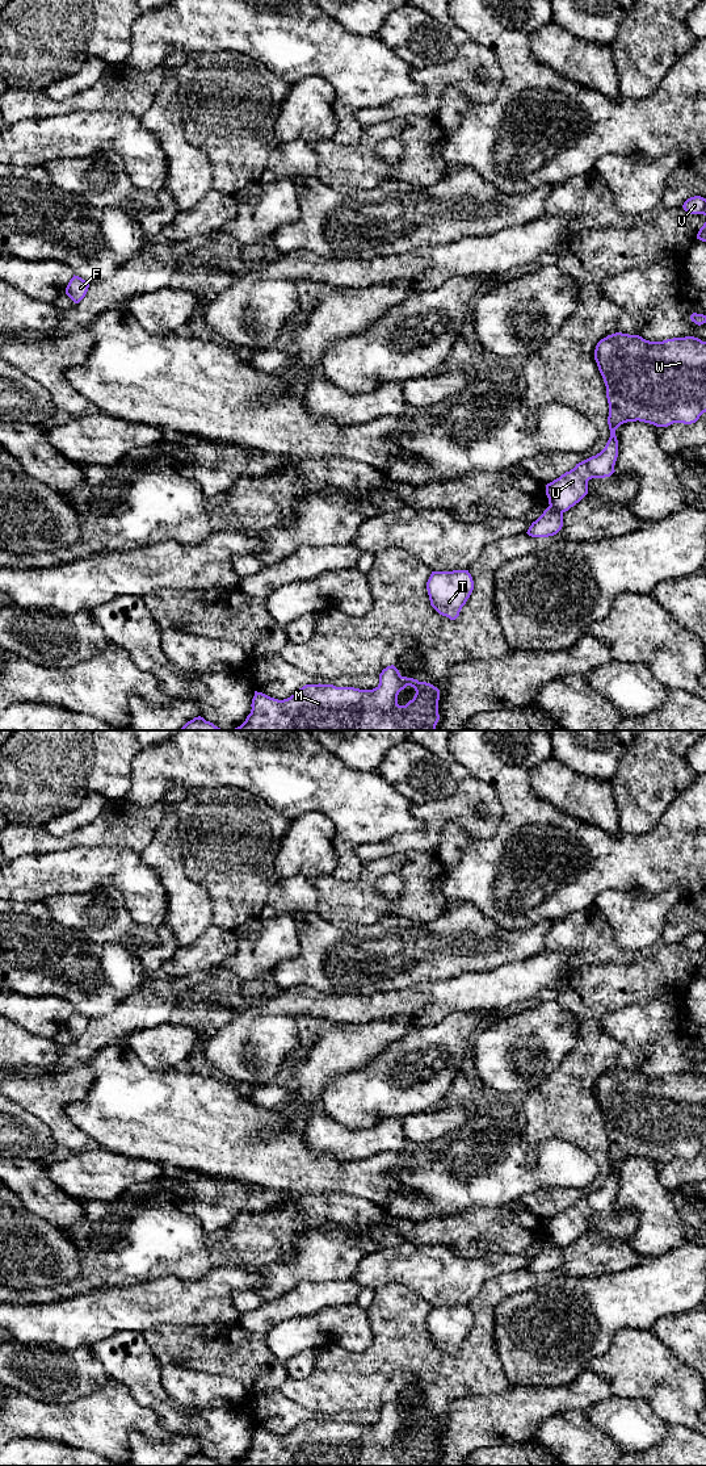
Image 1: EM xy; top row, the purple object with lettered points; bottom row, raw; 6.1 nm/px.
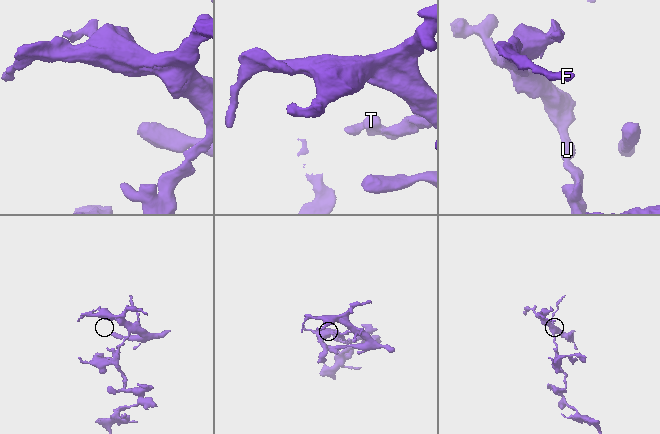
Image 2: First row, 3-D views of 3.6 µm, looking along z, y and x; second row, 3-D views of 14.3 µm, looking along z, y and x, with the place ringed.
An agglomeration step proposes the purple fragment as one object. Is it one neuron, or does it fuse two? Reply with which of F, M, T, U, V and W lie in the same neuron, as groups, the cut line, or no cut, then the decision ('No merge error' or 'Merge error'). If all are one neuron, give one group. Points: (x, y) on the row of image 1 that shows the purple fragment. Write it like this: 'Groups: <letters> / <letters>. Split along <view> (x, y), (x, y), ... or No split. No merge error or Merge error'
Groups: F U V W / M T. Split along xy (550, 505), (562, 512). Merge error

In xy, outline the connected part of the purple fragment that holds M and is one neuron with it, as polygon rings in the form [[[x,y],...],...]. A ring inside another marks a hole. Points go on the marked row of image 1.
[[[391,665],[382,670],[379,674],[379,684],[373,690],[336,687],[333,684],[320,683],[306,684],[283,700],[255,691],[251,713],[240,726],[235,729],[220,729],[198,716],[188,721],[180,730],[436,730],[440,720],[438,700],[440,690],[437,687],[413,678],[402,677],[399,670]],[[407,686],[413,687],[416,694],[405,705],[399,705],[398,695]]]

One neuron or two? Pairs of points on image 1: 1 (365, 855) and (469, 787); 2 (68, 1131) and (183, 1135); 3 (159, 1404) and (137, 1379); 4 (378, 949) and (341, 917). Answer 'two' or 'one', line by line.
1: one
2: two
3: one
4: two

